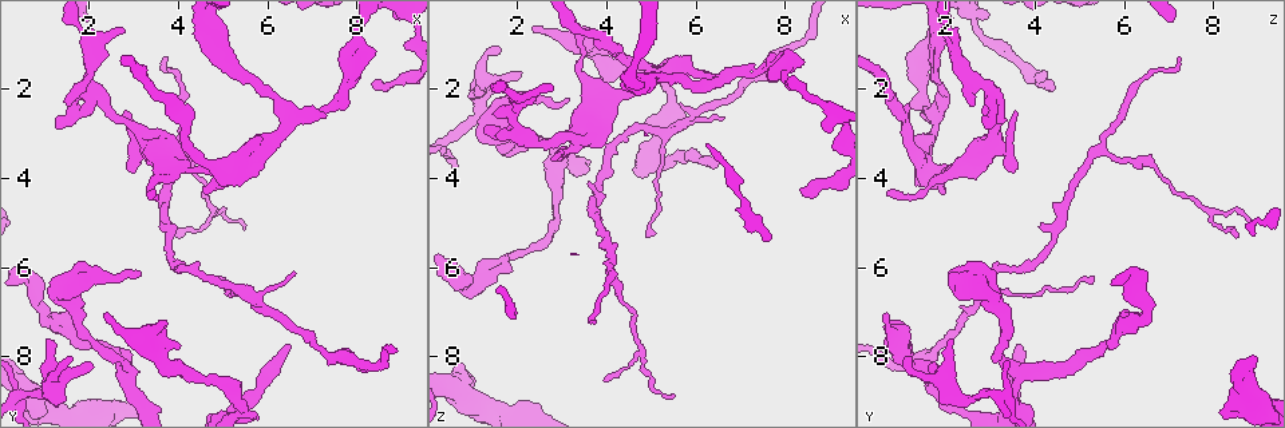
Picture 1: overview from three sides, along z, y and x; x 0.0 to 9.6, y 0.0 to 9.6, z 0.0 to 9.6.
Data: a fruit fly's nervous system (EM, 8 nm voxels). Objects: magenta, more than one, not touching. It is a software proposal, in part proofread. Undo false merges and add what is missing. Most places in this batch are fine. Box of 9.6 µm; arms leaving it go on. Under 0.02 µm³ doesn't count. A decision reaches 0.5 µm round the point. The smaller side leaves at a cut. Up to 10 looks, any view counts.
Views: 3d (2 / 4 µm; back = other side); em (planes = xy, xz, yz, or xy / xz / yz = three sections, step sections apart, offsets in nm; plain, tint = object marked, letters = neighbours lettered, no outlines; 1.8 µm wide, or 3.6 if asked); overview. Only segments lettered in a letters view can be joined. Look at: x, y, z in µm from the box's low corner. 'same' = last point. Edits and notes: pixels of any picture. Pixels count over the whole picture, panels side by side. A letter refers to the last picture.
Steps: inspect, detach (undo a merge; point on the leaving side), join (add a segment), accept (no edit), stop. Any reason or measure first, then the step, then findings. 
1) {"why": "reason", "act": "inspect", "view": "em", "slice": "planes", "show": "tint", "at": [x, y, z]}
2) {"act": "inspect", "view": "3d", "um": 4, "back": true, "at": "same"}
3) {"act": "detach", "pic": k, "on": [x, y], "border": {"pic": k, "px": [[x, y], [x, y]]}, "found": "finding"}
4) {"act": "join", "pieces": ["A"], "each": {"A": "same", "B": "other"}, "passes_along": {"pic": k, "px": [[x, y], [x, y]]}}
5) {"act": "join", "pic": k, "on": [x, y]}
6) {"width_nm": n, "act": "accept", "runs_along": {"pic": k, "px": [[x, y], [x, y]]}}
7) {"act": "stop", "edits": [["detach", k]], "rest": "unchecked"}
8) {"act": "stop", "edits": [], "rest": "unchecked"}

{"why": "end of a long branch", "act": "inspect", "view": "3d", "um": 2, "at": [3.75, 1.35, 7.25]}

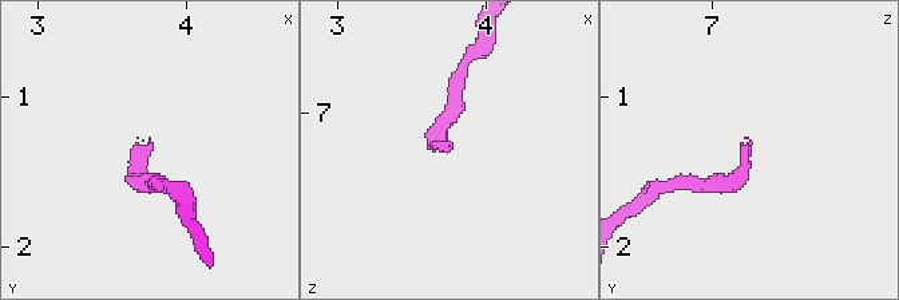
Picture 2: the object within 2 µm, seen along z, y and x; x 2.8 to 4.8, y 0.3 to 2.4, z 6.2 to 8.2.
{"act": "inspect", "view": "em", "slice": "yz", "step": 4, "show": "letters", "at": [3.76, 1.32, 7.24]}

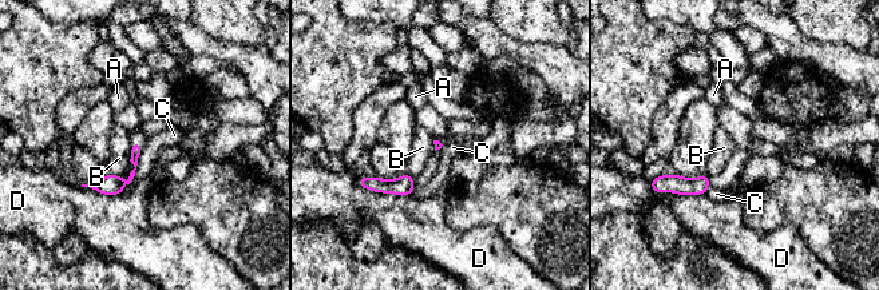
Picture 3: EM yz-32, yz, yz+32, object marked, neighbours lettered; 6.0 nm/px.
{"act": "accept", "each": {"A": "other", "B": "other", "C": "other", "D": "other"}, "border": {"pic": 3, "px": [[145, 143], [135, 175], [119, 194]]}, "found": "no lettered segment goes on from it"}

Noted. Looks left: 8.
{"why": "branch stops here", "act": "inspect", "view": "em", "slice": "planes", "show": "letters", "at": [2.10, 8.15, 1.70]}

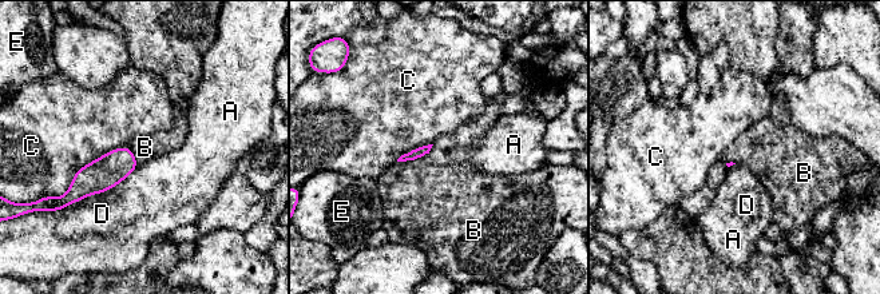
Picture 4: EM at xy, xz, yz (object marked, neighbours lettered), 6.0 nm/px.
{"act": "accept", "each": {"A": "other", "B": "other", "C": "other", "D": "other", "E": "other"}, "border": {"pic": 4, "px": [[433, 144], [421, 157], [397, 162]]}, "found": "no lettered segment goes on from it"}

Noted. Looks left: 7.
{"why": "abrupt turn", "act": "inspect", "view": "3d", "um": 2, "at": [5.15, 3.85, 1.70]}

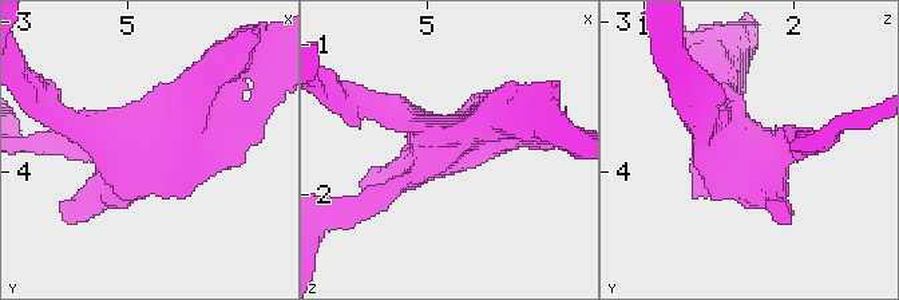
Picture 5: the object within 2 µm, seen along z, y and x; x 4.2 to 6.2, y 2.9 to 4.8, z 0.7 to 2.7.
{"act": "inspect", "view": "em", "slice": "planes", "show": "plain", "at": [5.12, 3.86, 1.66]}

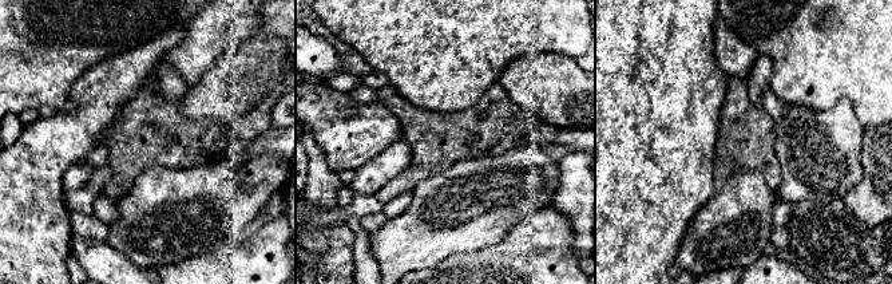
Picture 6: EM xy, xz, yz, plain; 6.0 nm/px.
{"why": "what lies round it", "act": "inspect", "view": "em", "slice": "planes", "show": "letters", "at": "same"}

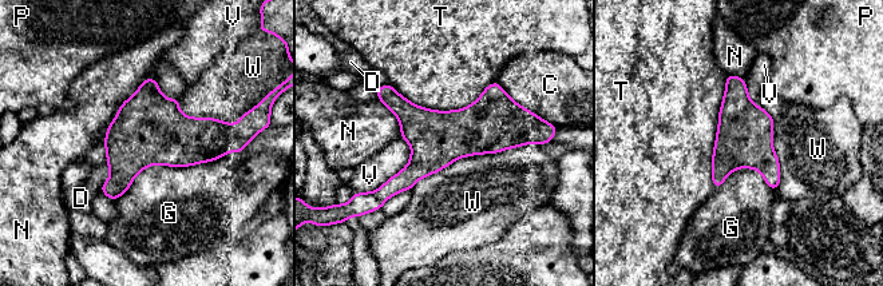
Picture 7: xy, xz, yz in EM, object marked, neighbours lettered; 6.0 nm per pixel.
{"act": "accept", "each": {"C": "other", "D": "other", "G": "other", "N": "other", "P": "other", "T": "other", "V": "other", "W": "other"}, "found": "continuous, no second cell"}

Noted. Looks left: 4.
{"why": "free end", "act": "inspect", "view": "em", "slice": "xy", "step": 8, "show": "letters", "at": [8.30, 1.85, 4.15]}

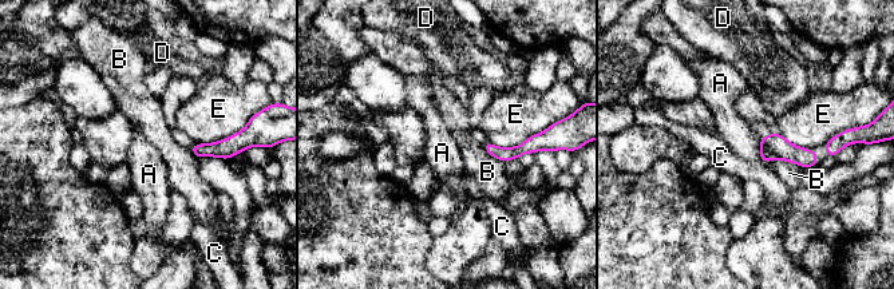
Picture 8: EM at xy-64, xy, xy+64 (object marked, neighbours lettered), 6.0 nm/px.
{"width_nm": 140, "act": "accept", "each": {"A": "other", "B": "other", "C": "other", "D": "other", "E": "other"}, "runs_along": {"pic": 8, "px": [[487, 146], [498, 153], [527, 147]]}, "found": "no lettered segment goes on from it"}

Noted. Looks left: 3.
{"act": "stop", "edits": [], "rest": "unchecked"}

